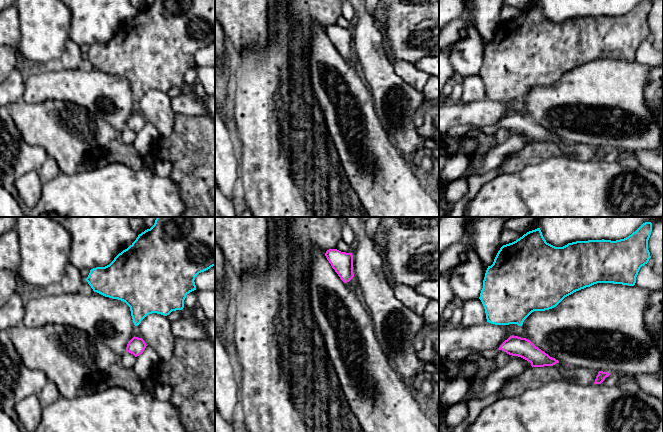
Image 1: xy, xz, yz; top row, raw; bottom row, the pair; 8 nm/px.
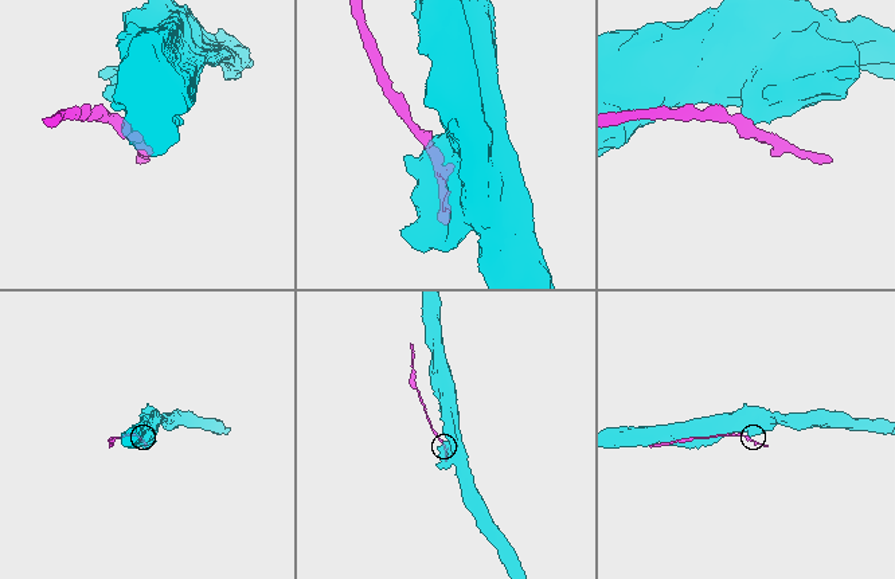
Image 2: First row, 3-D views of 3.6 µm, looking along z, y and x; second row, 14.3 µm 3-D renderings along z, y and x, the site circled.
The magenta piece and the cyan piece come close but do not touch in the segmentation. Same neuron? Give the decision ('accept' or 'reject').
reject

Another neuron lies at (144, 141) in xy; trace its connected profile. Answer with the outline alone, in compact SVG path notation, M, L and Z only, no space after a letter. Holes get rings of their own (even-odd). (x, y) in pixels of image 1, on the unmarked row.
M146 122L143 129L136 133L136 138L133 142L134 148L143 157L152 151L154 142L160 138L158 130L152 123Z

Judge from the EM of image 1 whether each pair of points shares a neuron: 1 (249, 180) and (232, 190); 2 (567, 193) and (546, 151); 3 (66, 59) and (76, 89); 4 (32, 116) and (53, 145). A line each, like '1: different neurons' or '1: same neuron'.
1: different neurons
2: different neurons
3: different neurons
4: same neuron

